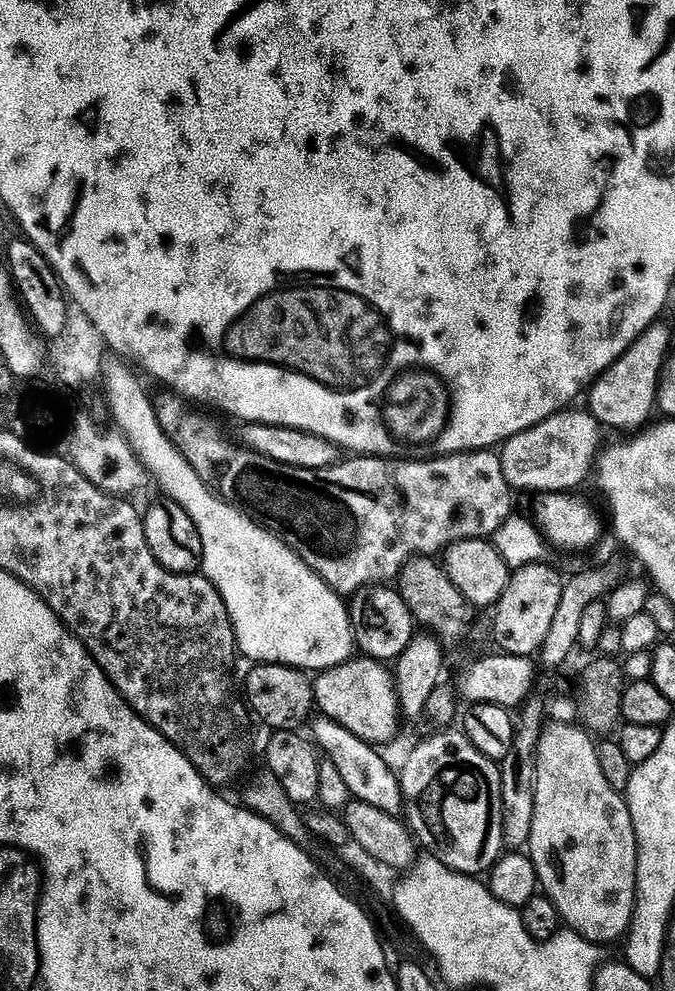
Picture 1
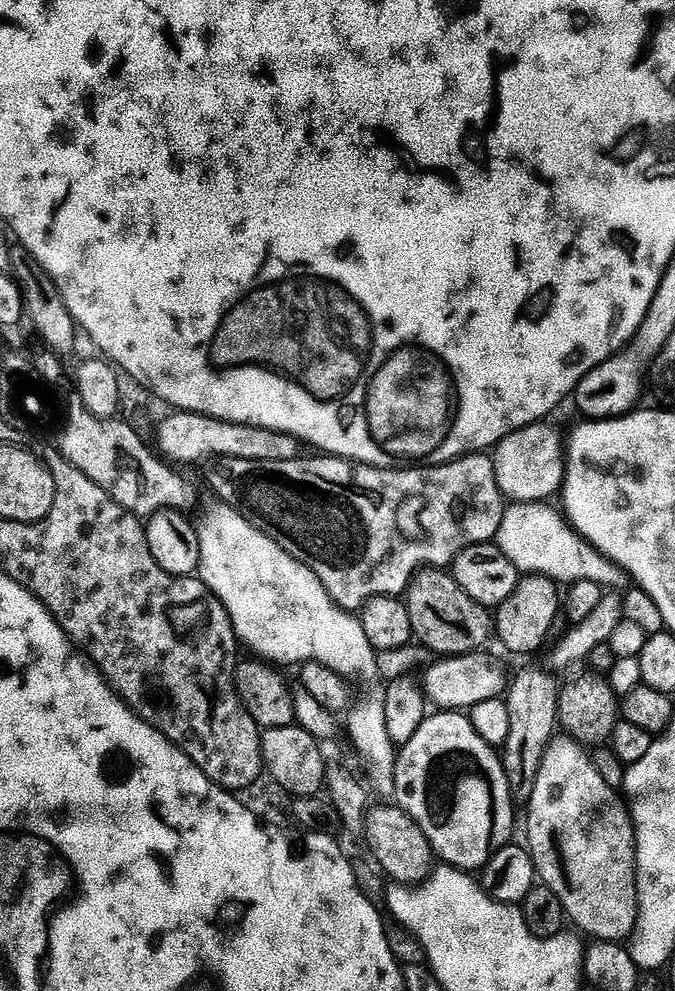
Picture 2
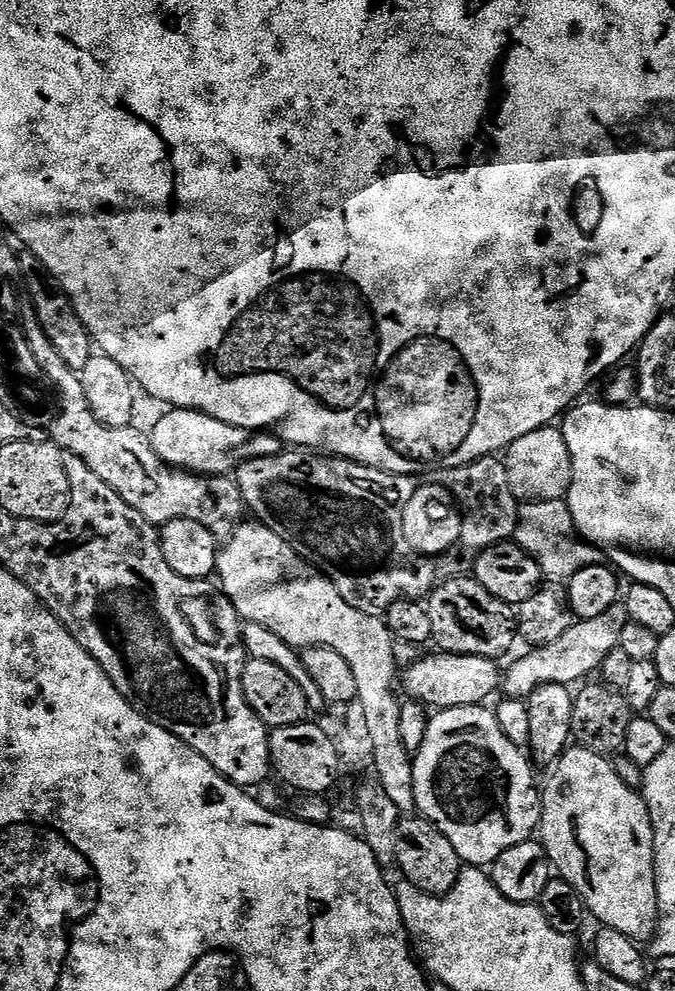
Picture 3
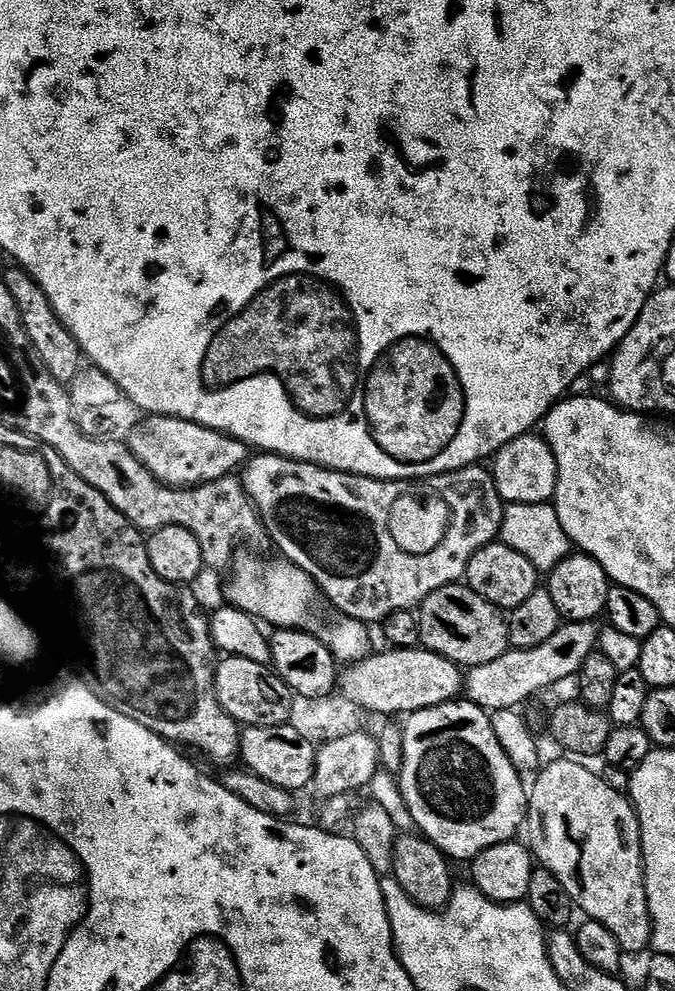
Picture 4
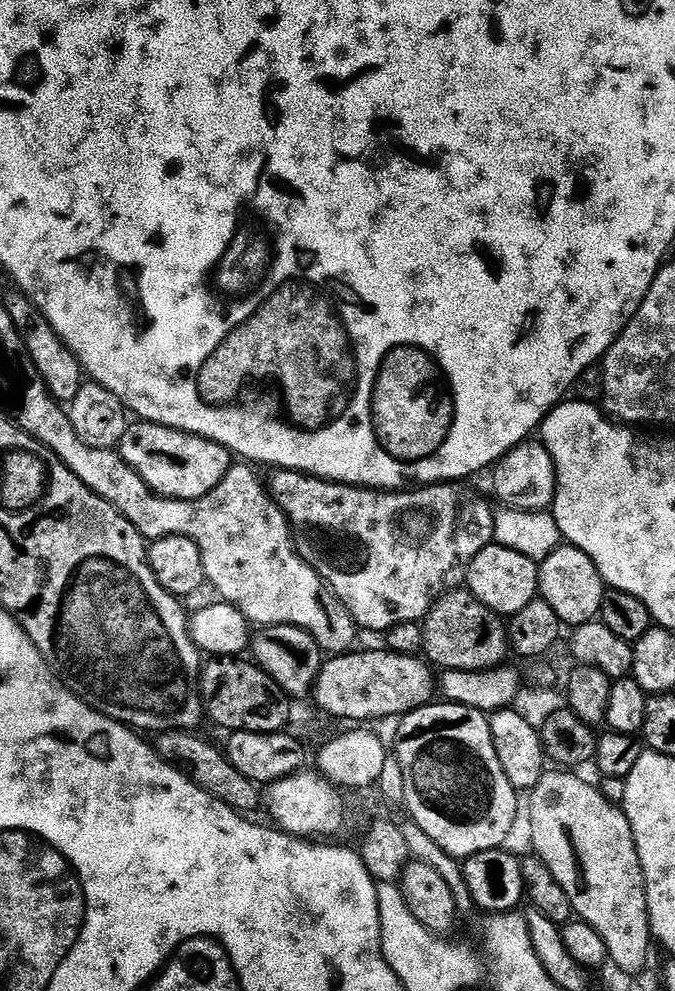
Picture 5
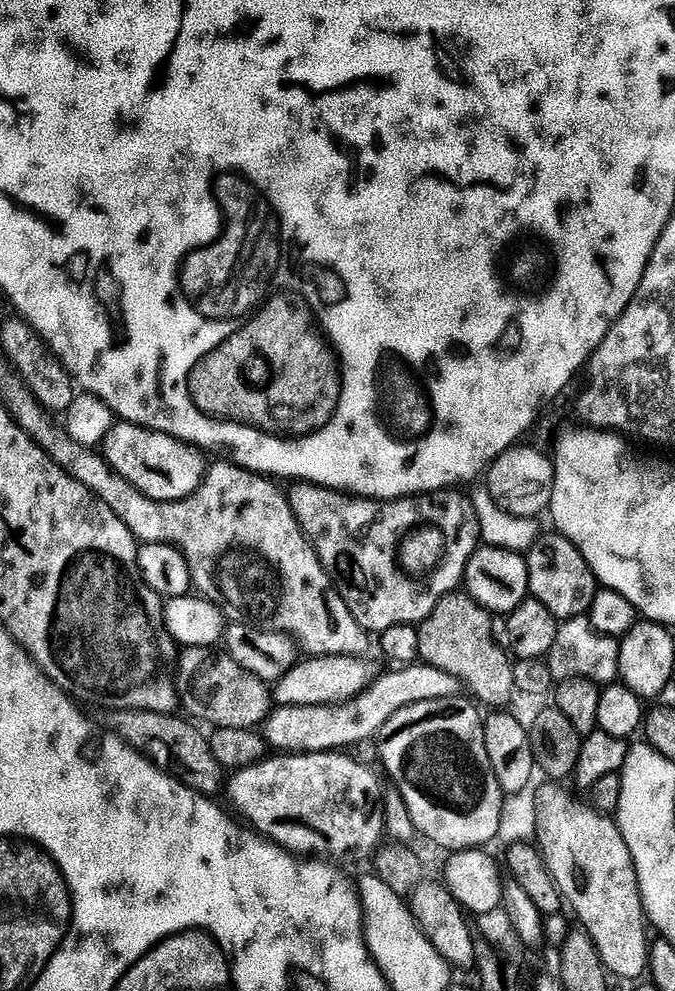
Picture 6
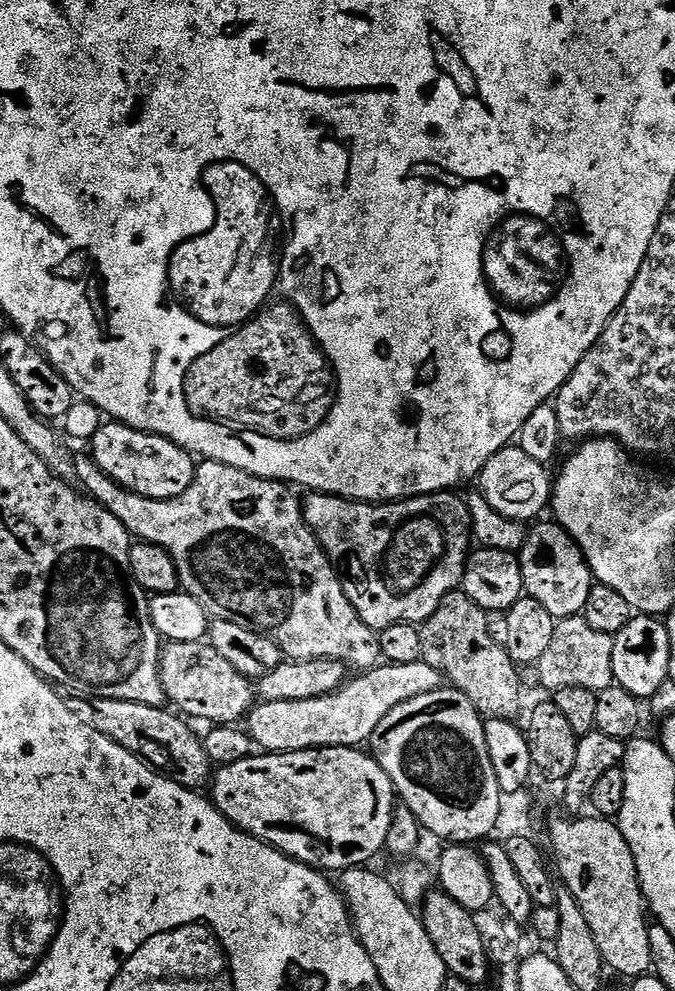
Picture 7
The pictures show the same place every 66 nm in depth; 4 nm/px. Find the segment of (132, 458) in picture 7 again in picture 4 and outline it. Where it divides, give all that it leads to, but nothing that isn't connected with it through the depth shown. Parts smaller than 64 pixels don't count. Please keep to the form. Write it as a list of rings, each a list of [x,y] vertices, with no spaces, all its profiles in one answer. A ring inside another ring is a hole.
[[[148,416],[142,419],[134,430],[130,430],[126,443],[134,458],[142,462],[144,469],[155,480],[169,488],[185,490],[233,475],[250,456],[248,445],[235,440],[233,436],[173,416]]]

